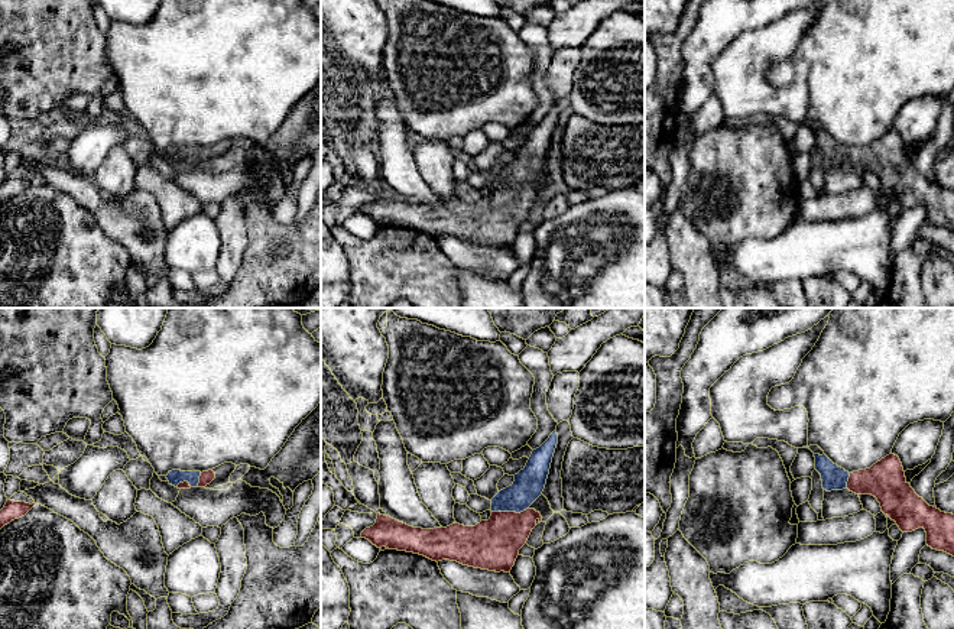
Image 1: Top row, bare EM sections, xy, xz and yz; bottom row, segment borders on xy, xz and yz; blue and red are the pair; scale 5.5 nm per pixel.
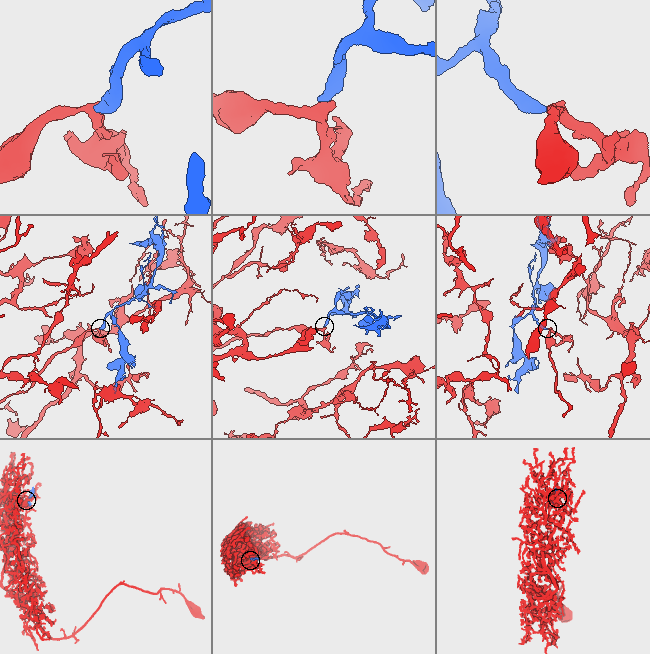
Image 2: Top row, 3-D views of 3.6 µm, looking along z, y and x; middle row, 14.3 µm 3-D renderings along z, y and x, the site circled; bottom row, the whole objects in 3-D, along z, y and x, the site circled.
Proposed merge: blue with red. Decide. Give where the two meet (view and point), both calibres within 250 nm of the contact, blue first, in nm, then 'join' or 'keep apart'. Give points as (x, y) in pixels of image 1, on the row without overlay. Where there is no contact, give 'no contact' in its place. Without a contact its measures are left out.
xz (509, 187) | 170/280 nm | join

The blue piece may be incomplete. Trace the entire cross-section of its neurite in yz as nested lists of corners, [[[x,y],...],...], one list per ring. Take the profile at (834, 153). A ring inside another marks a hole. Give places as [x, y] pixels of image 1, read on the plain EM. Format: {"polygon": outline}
{"polygon": [[[814,130],[815,146],[827,168],[848,165],[856,171],[872,171],[882,188],[896,198],[902,208],[924,204],[927,221],[954,233],[954,191],[929,182],[906,158],[898,132],[889,130],[870,145],[848,149],[825,130]]]}

